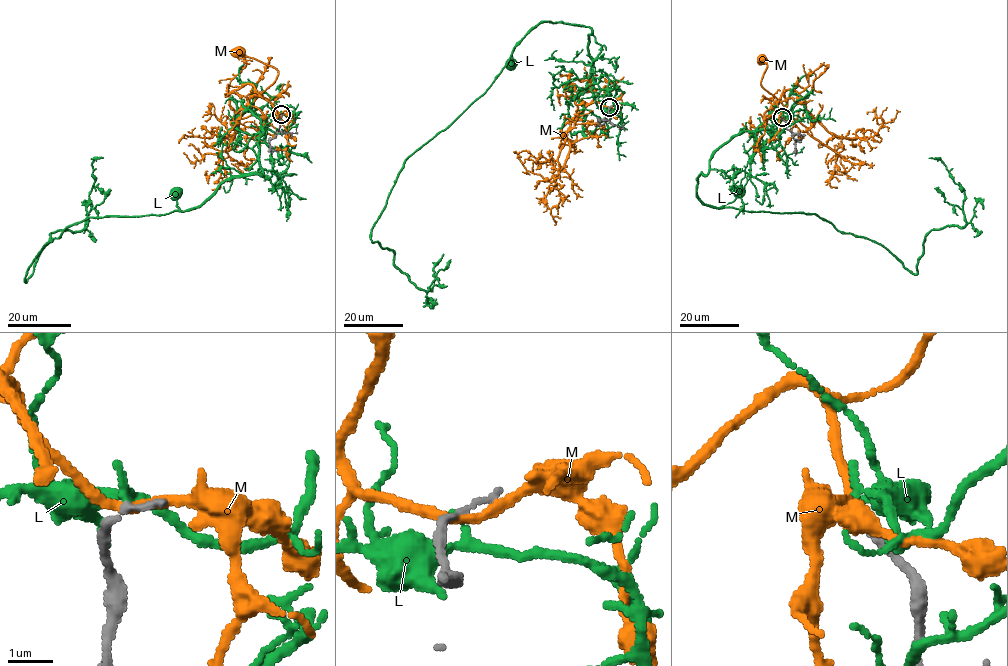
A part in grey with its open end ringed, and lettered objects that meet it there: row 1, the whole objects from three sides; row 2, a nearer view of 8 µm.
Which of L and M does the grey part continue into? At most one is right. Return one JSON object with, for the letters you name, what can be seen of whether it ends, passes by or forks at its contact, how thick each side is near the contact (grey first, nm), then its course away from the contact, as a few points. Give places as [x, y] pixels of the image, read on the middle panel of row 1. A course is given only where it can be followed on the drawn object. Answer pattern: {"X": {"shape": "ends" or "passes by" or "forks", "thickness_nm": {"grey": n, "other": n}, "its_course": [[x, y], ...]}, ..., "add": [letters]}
{"L": {"shape": "passes by", "thickness_nm": {"grey": 190, "other": 160}, "its_course": [[609, 106], [599, 109], [592, 91], [592, 58], [588, 49], [590, 28], [542, 21], [516, 46], [510, 64]]}, "add": ["L"]}

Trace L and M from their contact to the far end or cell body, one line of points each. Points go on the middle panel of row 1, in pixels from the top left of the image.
L: (609, 106), (599, 109), (592, 91), (592, 58), (588, 49), (590, 28), (542, 21), (516, 46), (510, 64)
M: (609, 107), (597, 102), (590, 103), (607, 86), (589, 92), (574, 91), (570, 87)

